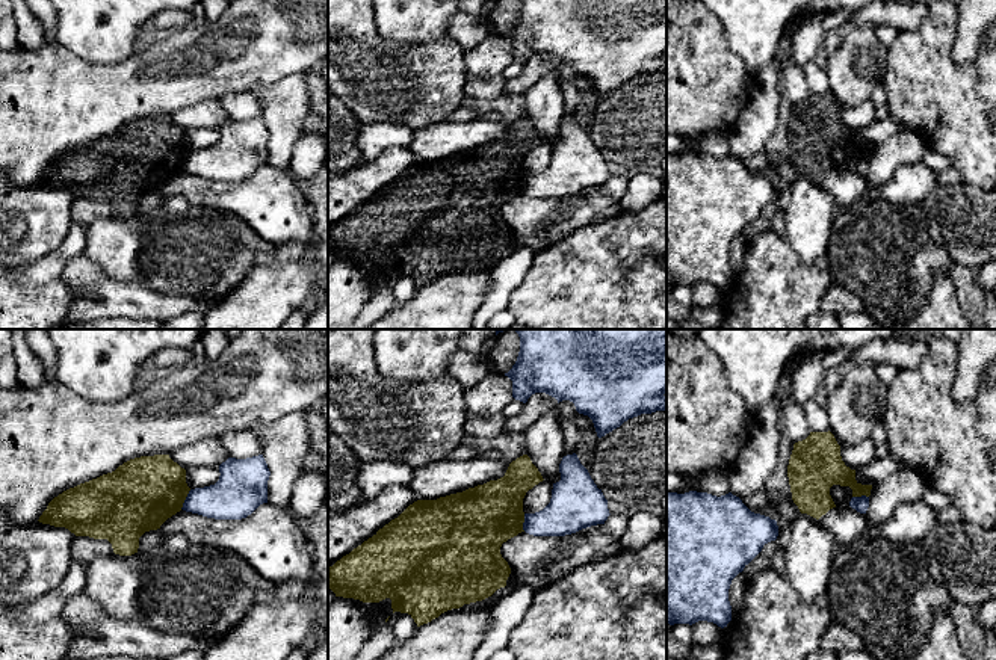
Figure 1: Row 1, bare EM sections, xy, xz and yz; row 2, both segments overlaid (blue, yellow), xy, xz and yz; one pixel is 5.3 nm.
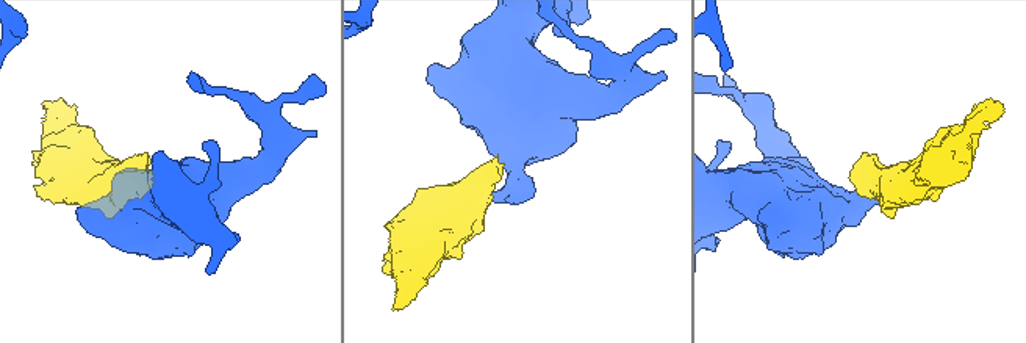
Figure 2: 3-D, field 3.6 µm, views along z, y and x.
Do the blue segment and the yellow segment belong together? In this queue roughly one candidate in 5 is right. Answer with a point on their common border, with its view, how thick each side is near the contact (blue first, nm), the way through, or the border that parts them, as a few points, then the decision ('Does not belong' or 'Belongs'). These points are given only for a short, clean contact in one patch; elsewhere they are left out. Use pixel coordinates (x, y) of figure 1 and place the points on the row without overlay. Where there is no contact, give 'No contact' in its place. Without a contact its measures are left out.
Touches blue at xy (186, 160). Thickness 240 nm (blue) against 380 nm. Boundary: xy (191, 151), (180, 169). Does not belong

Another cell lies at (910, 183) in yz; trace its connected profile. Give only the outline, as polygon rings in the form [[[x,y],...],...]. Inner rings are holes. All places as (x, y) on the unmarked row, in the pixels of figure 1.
[[[925,162],[899,166],[892,178],[881,186],[871,186],[865,175],[851,168],[830,171],[819,180],[819,184],[833,195],[839,208],[848,207],[866,193],[874,201],[917,204],[942,186],[937,171],[933,171]]]

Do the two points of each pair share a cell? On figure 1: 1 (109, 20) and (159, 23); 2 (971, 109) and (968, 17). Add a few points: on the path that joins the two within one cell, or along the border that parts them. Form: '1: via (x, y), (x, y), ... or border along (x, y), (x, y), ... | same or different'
1: border along (154, 15), (139, 30), (139, 37) | different
2: border along (957, 27), (952, 59), (957, 64), (966, 65) | different

